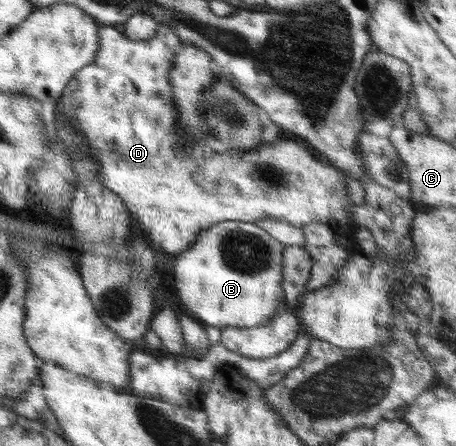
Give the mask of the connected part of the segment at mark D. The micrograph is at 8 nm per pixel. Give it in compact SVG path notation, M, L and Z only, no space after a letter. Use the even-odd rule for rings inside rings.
M99 24L99 38L100 38L100 51L94 58L92 64L80 68L79 72L75 75L75 78L62 90L60 98L58 98L57 104L53 107L52 116L58 113L60 115L66 115L70 125L78 127L80 131L80 137L86 139L87 144L91 147L94 159L98 161L98 178L108 189L112 190L112 193L116 193L128 210L135 228L139 228L142 232L146 233L150 237L150 241L154 244L158 244L160 248L163 248L170 254L180 254L184 250L188 250L196 238L200 236L200 232L208 230L210 226L218 224L218 222L224 222L228 220L244 221L244 222L258 222L258 220L264 220L264 218L272 218L272 220L284 220L284 222L290 222L296 226L301 227L302 224L312 224L312 222L320 222L324 226L333 232L340 232L344 230L346 237L354 237L358 232L359 224L354 222L352 214L348 211L348 204L352 204L352 200L346 193L346 173L340 171L337 167L332 165L329 161L324 161L321 155L306 143L300 140L286 140L282 138L282 135L276 139L274 144L262 144L258 150L252 150L252 152L244 152L240 154L239 150L218 151L214 145L206 143L195 143L194 145L182 145L178 140L178 125L180 125L180 114L176 118L176 108L172 108L172 89L169 86L167 75L168 69L172 66L172 59L176 48L179 44L182 44L180 38L176 32L169 28L166 24L159 24L159 30L156 32L154 38L148 41L134 41L126 38L124 34L118 32L112 25Z

